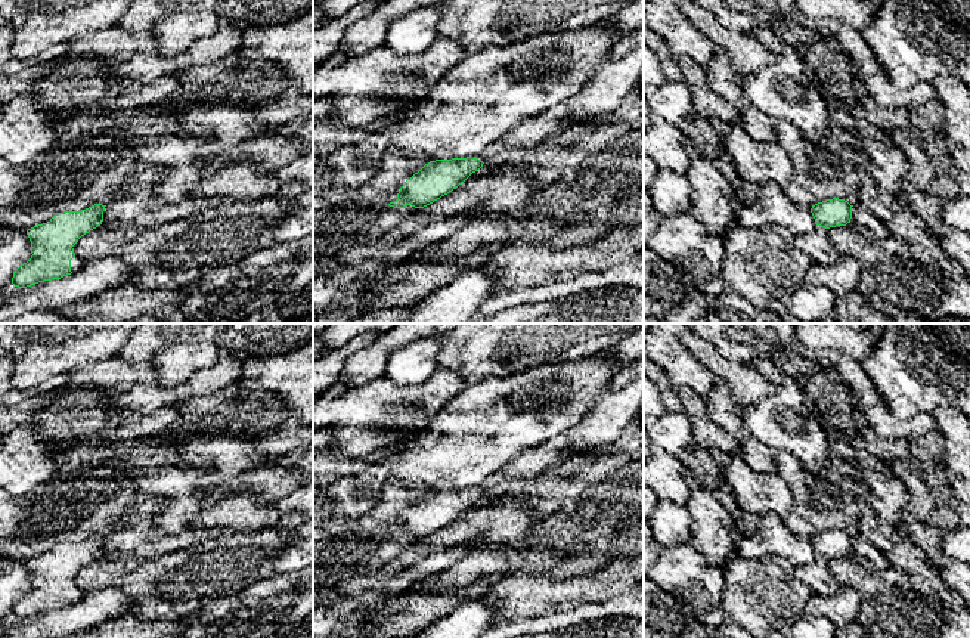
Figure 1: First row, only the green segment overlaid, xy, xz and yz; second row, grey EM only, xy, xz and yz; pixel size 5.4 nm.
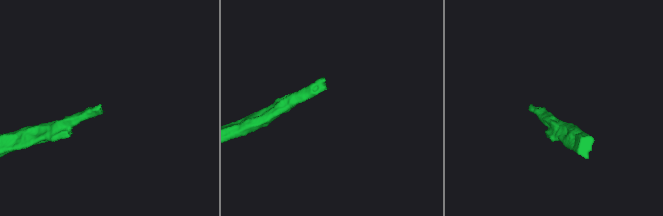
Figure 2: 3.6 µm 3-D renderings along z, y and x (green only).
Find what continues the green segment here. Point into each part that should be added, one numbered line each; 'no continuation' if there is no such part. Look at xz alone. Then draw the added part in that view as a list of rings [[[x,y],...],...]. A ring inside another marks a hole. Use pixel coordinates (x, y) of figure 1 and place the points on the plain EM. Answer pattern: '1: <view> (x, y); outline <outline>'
1: xz (529, 464); outline [[[564,434],[548,439],[539,446],[520,453],[517,458],[511,459],[502,468],[489,476],[481,484],[471,486],[471,489],[478,489],[486,493],[505,480],[533,478],[560,464],[564,445]]]

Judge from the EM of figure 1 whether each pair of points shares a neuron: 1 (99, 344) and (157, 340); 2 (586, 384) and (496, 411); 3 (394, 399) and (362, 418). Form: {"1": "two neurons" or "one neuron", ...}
{"1": "two neurons", "2": "one neuron", "3": "one neuron"}

